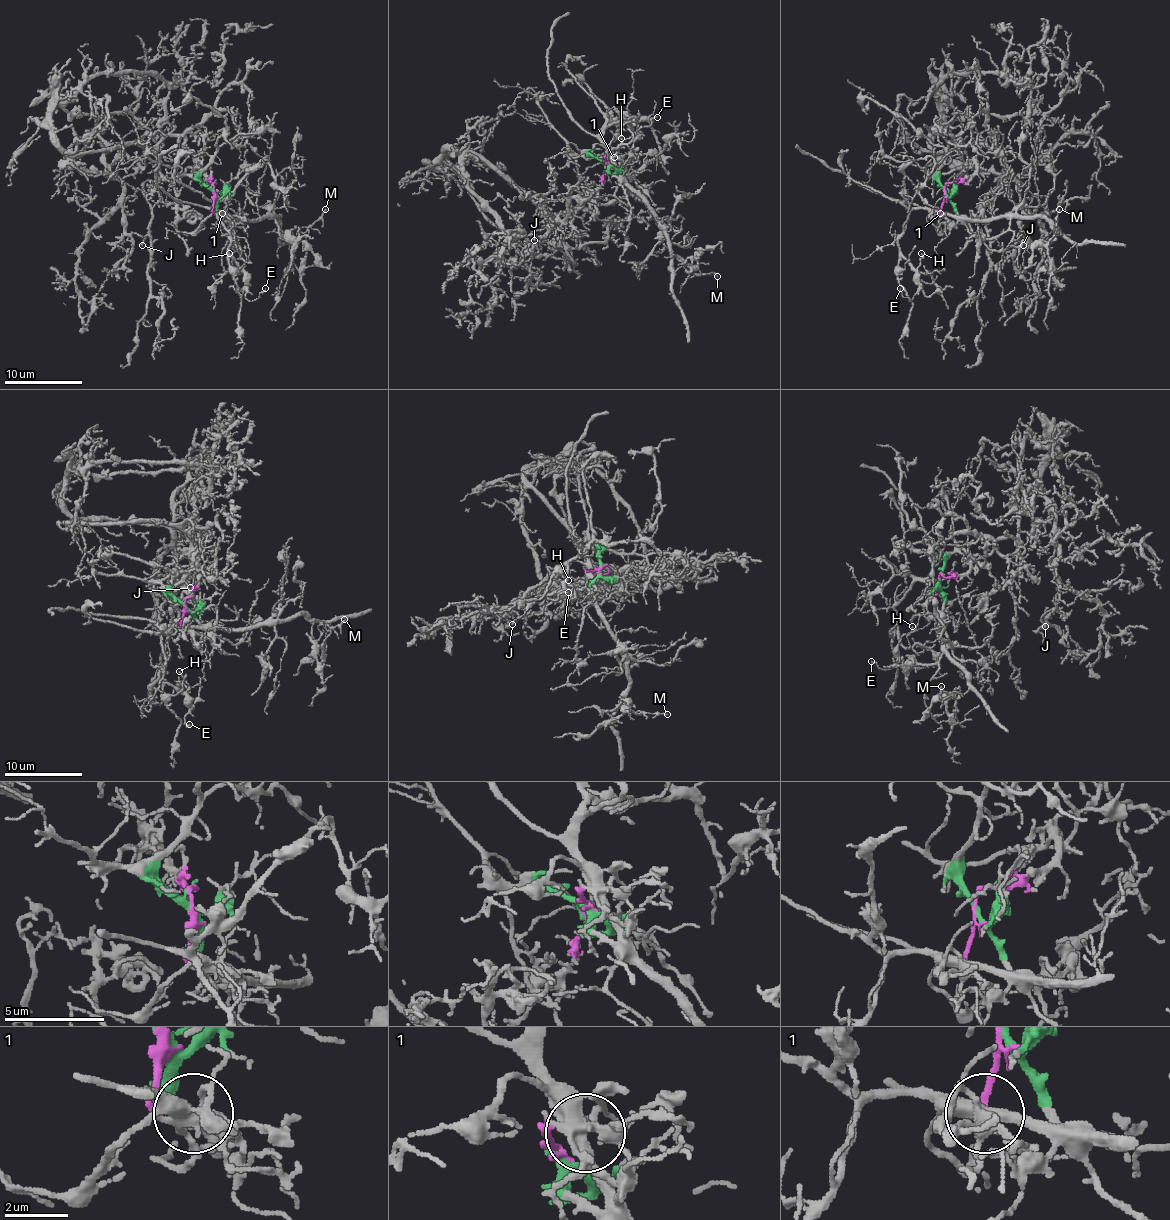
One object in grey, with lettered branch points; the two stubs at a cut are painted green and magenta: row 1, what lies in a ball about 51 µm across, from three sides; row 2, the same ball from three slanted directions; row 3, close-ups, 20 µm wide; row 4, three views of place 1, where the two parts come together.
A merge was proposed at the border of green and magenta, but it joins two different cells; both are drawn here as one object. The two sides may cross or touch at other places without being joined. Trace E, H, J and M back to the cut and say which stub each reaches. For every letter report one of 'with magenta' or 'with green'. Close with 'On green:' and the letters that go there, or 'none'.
E: with green
H: with green
J: with magenta
M: with green
On green: E, H, M

